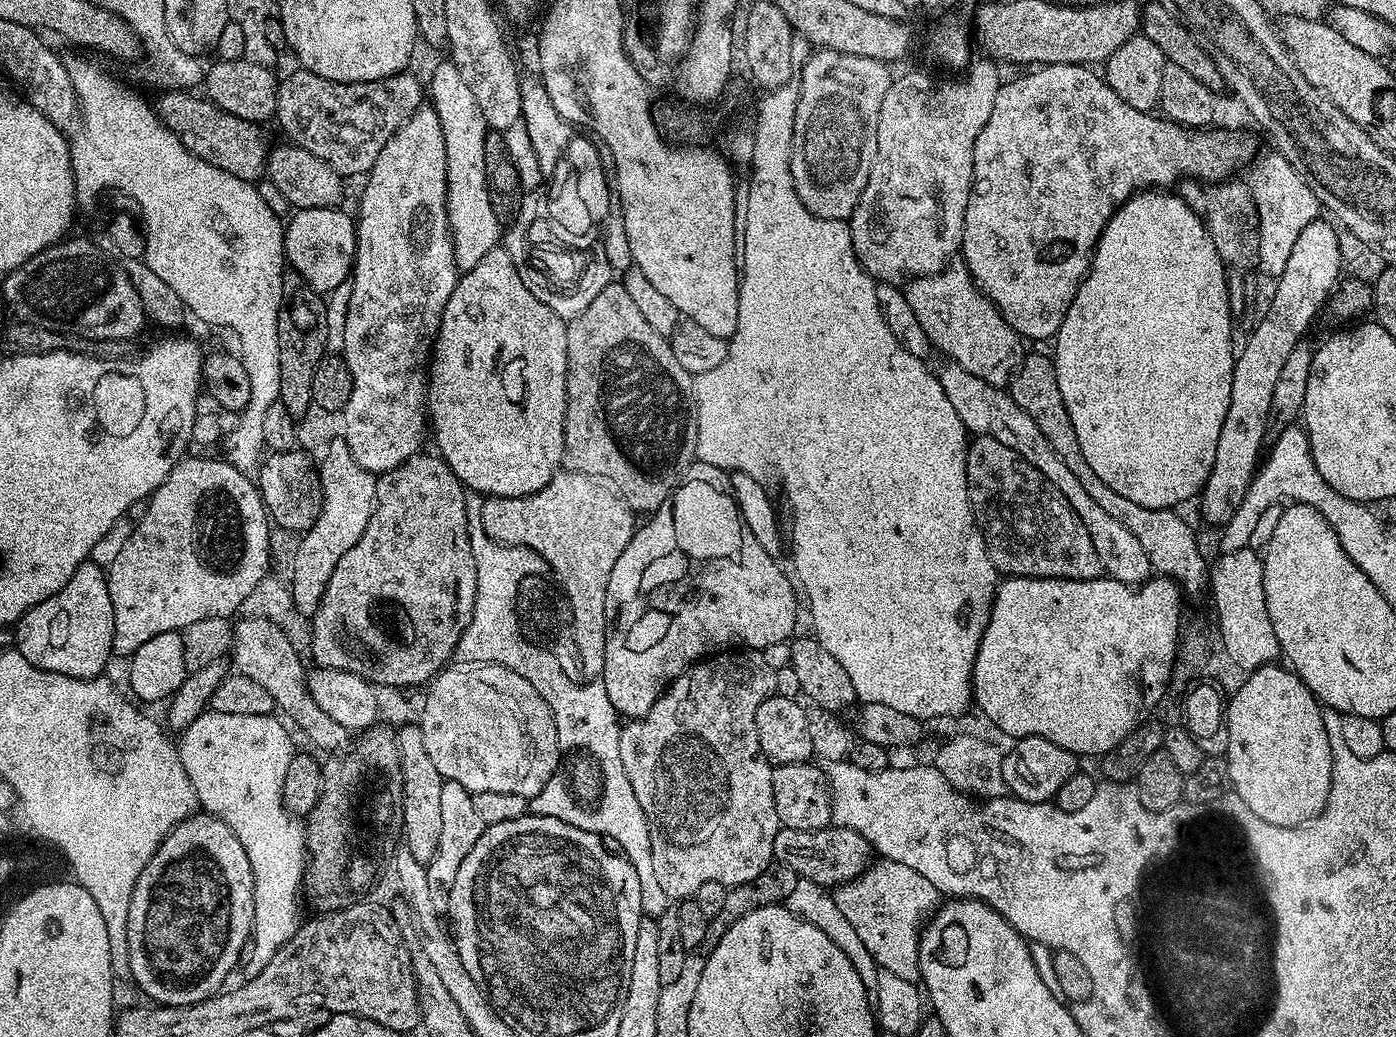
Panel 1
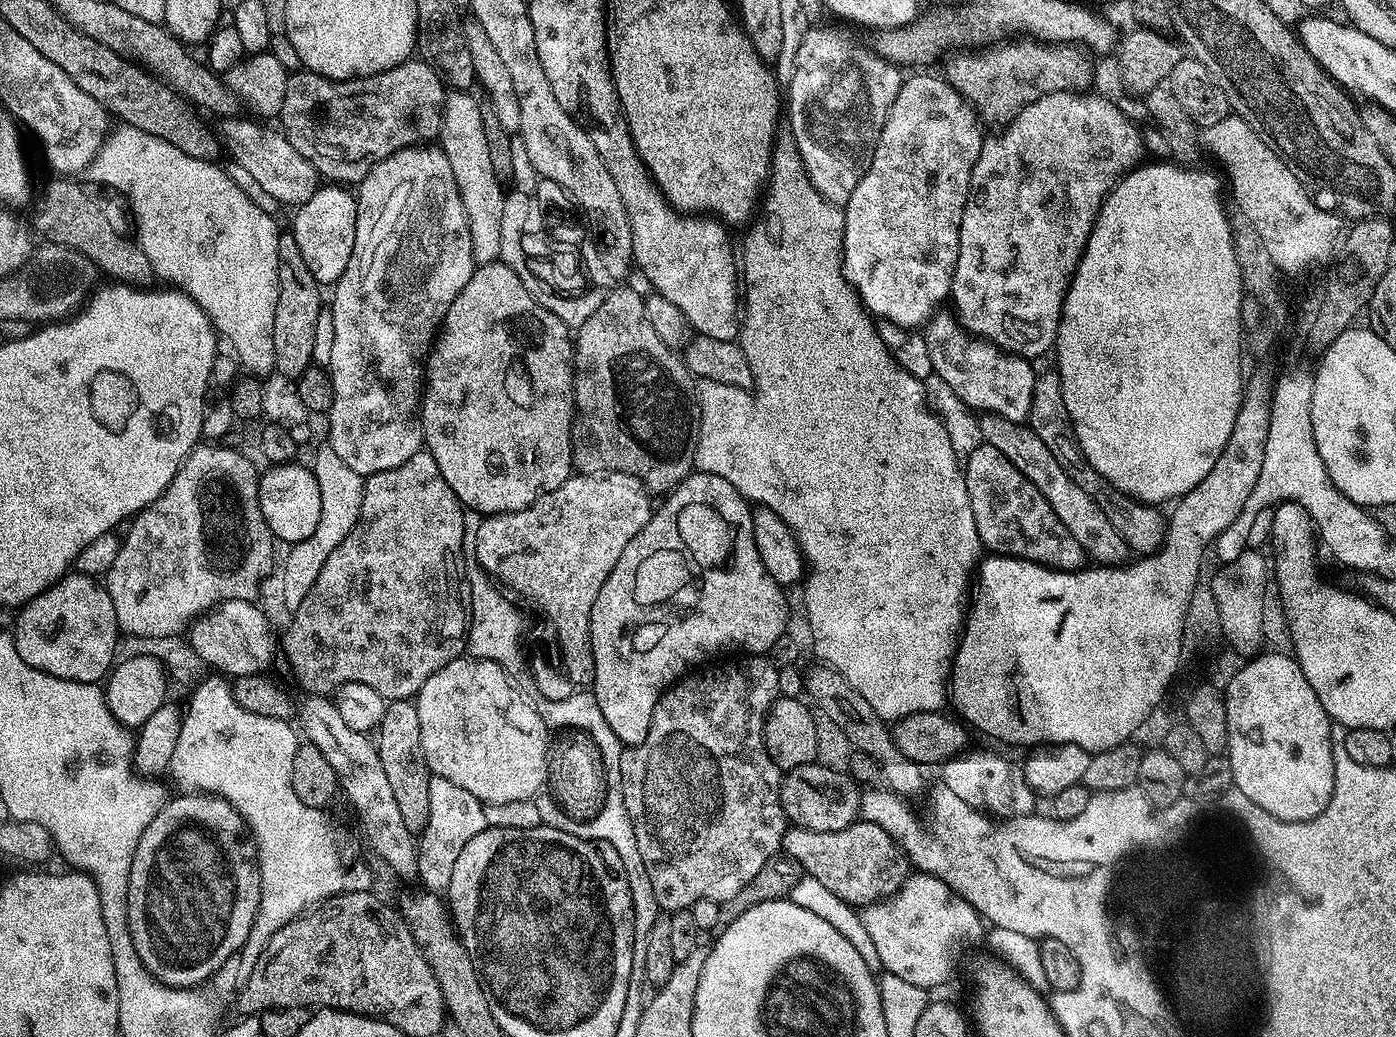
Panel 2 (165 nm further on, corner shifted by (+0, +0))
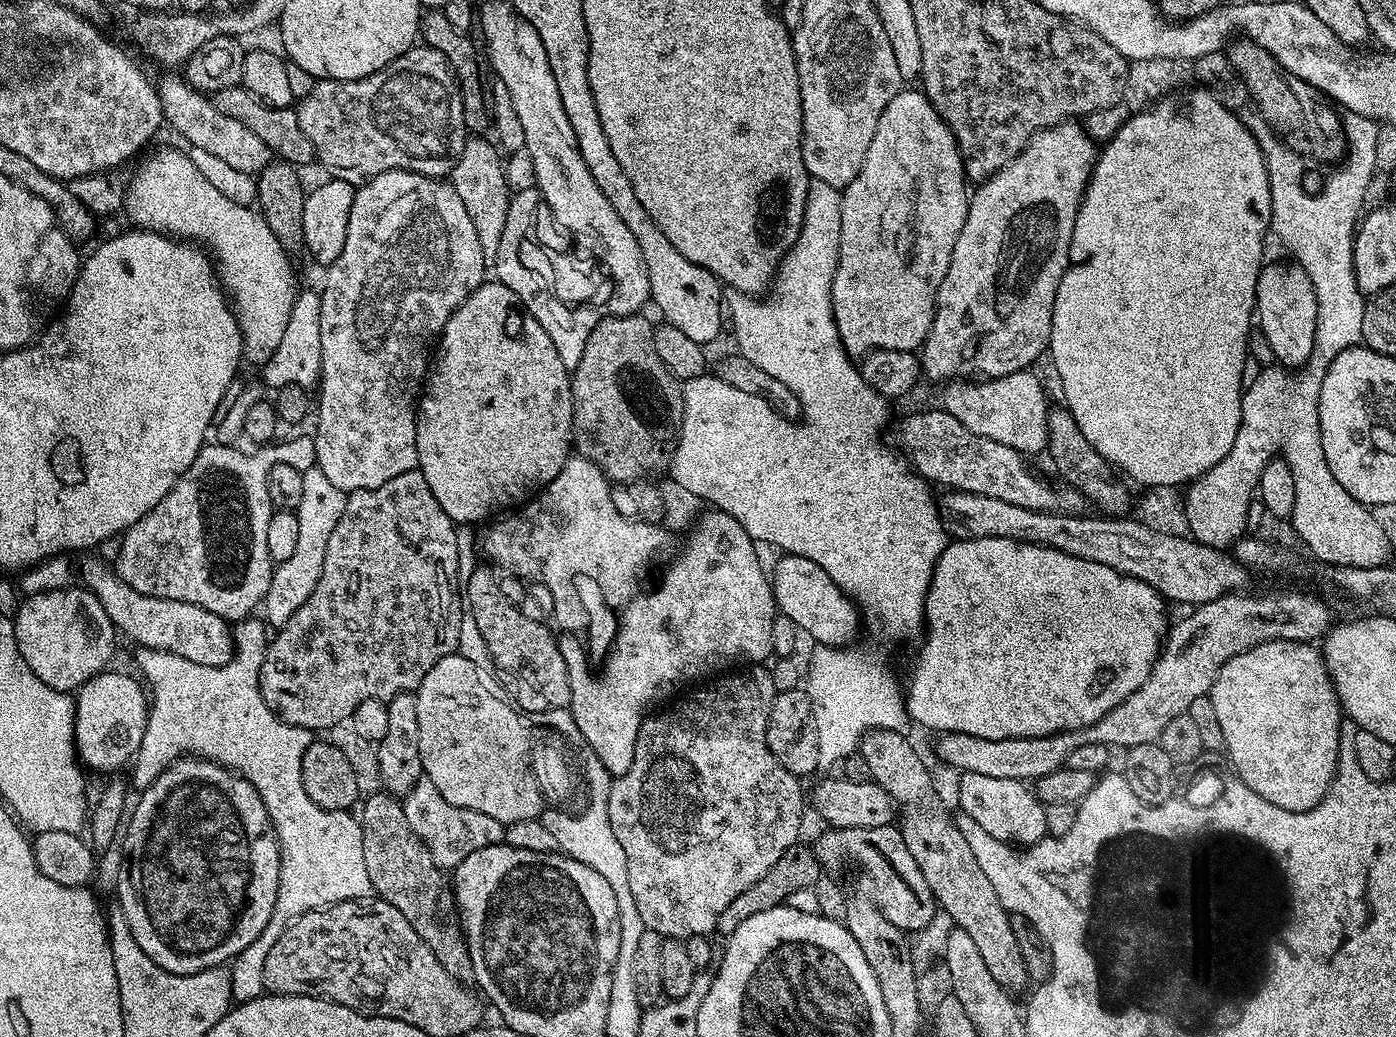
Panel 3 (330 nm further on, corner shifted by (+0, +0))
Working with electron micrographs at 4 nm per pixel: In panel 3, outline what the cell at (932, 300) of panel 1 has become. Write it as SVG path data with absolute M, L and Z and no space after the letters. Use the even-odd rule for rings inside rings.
M1025 370L1015 372L1009 376L998 376L995 378L984 378L979 382L969 382L967 379L960 378L955 382L949 383L944 392L942 407L949 412L966 430L978 434L982 438L990 438L994 442L1002 442L1002 446L1010 446L1021 454L1028 452L1043 453L1048 447L1048 409L1050 401L1044 397L1044 388L1040 385L1040 380L1035 376L1035 371Z

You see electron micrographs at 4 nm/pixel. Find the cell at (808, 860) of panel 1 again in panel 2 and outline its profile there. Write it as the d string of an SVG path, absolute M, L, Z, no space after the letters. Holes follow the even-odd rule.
M863 818L833 832L789 827L784 833L782 852L798 862L806 876L818 878L818 882L853 906L867 906L895 895L910 875L909 859L897 841L882 826Z

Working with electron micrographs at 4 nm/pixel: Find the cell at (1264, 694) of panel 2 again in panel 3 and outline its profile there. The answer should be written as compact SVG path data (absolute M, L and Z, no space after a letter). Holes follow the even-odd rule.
M1267 640L1264 644L1254 646L1226 662L1218 674L1218 678L1212 683L1210 693L1214 702L1214 710L1218 714L1218 723L1222 725L1222 735L1226 737L1224 747L1226 756L1232 759L1232 764L1236 767L1235 775L1243 780L1250 790L1254 790L1266 802L1270 802L1276 808L1281 808L1287 812L1309 812L1311 808L1317 808L1320 799L1324 797L1336 774L1336 766L1340 758L1340 716L1342 720L1342 709L1340 700L1336 696L1336 689L1332 687L1332 680L1328 677L1328 668L1324 665L1324 658L1319 647L1311 643L1300 644L1297 640Z

